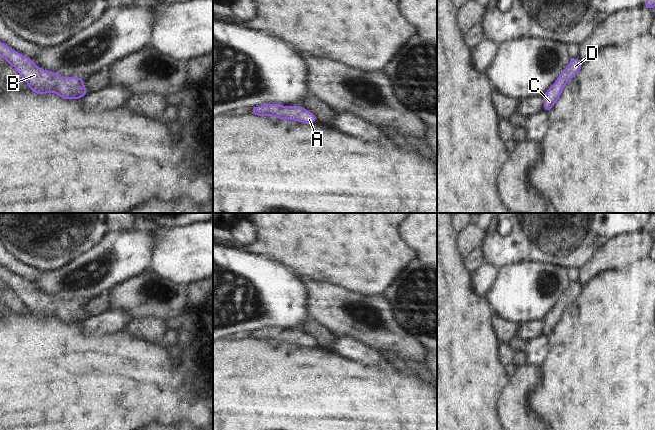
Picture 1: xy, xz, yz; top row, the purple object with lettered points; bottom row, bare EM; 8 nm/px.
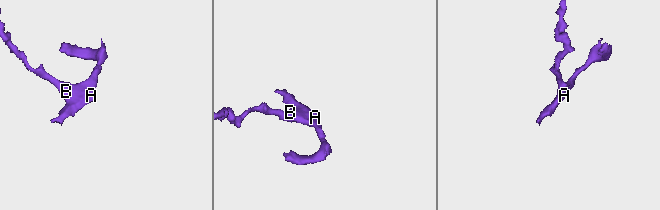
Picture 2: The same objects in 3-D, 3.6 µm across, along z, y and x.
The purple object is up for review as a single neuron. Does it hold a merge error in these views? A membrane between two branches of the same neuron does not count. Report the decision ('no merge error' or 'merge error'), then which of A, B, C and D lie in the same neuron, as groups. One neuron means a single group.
no merge error | A B C D

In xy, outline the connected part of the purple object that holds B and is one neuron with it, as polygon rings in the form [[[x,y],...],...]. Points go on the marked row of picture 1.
[[[0,42],[0,56],[16,69],[29,89],[36,94],[55,92],[65,100],[80,100],[89,93],[83,86],[86,78],[66,78],[58,73],[39,68],[30,57],[21,55],[2,42]]]

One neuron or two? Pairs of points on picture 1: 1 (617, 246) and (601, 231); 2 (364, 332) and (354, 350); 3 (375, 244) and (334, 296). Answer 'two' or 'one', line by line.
1: two
2: two
3: two

